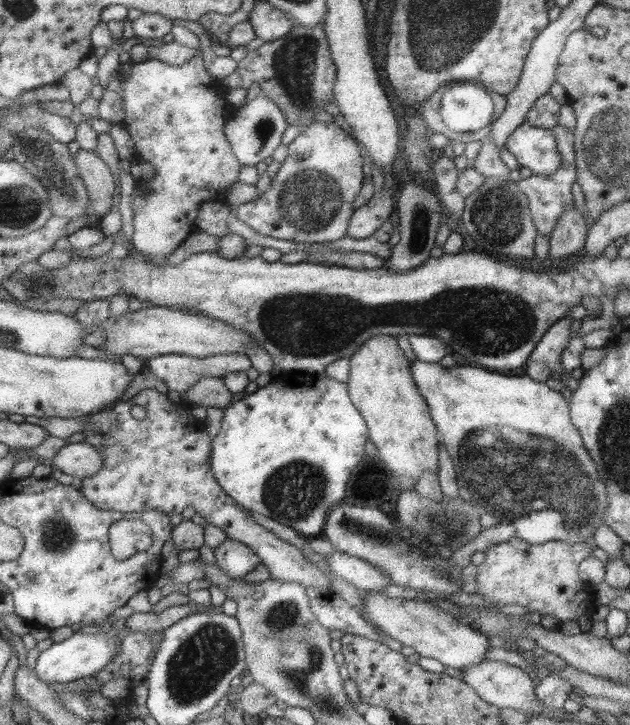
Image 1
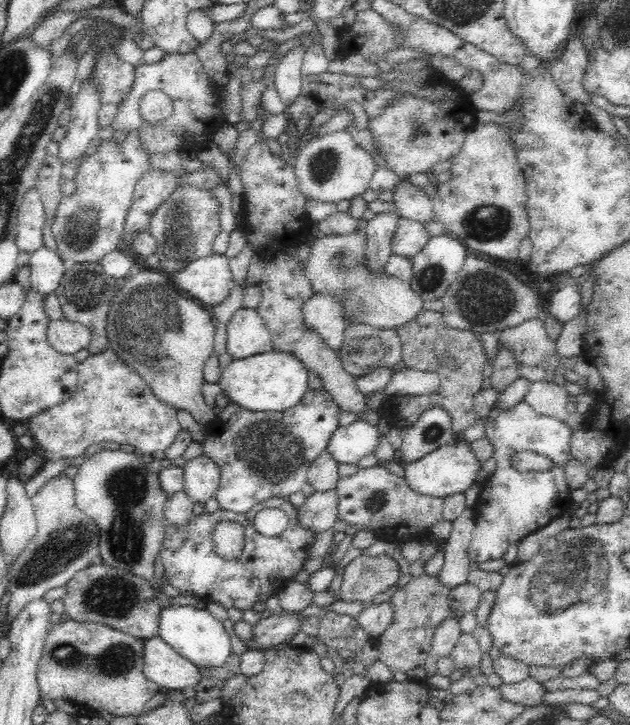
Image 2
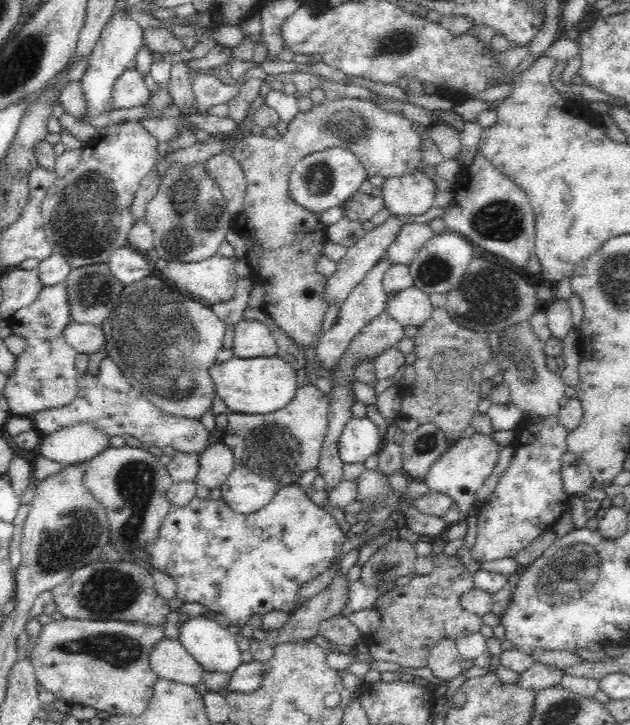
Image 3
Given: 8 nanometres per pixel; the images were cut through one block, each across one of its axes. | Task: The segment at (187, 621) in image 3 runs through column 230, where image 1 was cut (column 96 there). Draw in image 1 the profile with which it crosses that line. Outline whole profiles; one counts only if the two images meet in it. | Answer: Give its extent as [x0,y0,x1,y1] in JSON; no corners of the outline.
[34,632,121,683]

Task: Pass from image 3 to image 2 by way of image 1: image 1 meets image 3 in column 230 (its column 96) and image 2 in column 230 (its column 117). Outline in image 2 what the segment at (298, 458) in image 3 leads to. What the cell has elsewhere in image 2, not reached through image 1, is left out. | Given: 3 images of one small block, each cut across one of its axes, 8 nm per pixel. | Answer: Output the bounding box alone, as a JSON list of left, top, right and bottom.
[202,389,340,514]

